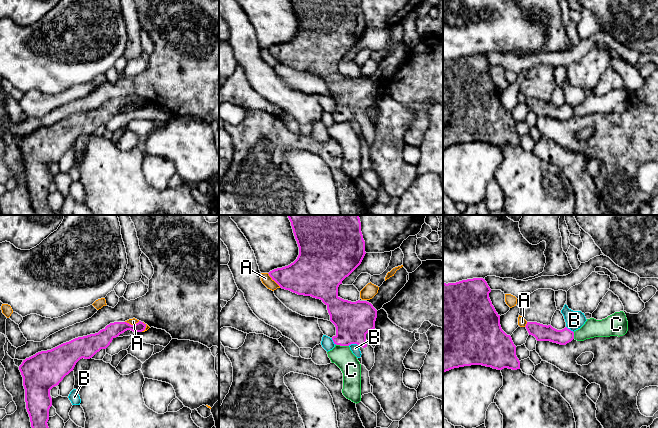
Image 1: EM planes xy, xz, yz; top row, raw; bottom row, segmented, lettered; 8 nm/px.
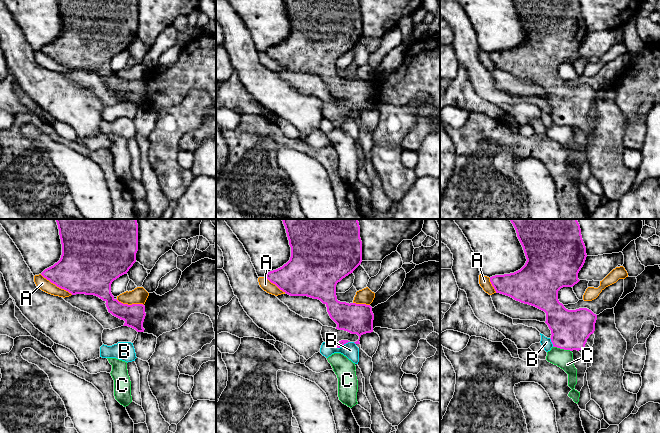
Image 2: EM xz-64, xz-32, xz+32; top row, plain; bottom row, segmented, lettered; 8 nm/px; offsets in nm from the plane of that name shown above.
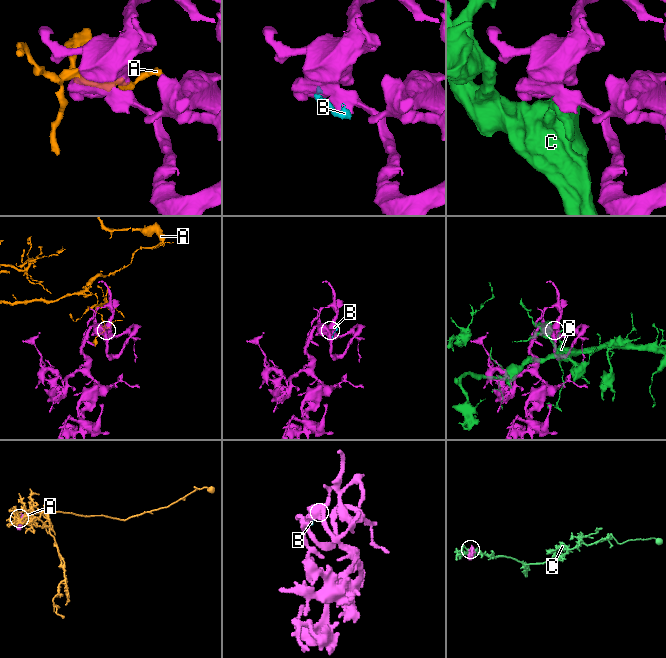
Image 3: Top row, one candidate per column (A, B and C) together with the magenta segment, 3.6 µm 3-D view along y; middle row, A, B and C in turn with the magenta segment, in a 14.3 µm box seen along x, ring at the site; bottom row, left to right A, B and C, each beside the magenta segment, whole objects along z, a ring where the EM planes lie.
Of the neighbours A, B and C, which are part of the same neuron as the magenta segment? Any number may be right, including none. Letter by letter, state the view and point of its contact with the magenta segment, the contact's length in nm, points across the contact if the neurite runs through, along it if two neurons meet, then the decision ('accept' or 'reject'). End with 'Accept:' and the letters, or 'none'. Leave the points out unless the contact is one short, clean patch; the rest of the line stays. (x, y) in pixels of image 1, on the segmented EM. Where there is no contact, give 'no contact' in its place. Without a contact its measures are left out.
A: meets magenta in xz at (273, 279); contact 160 nm long; reject
B: meets magenta in xz at (354, 343); contact 100 nm long; border along xz (348, 345), (358, 344), (360, 346); reject
C: meets magenta in xz at (342, 345); contact 110 nm long; reject
Accept: none

